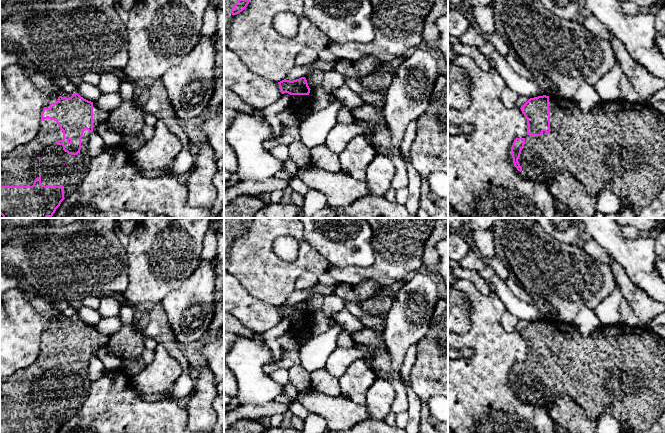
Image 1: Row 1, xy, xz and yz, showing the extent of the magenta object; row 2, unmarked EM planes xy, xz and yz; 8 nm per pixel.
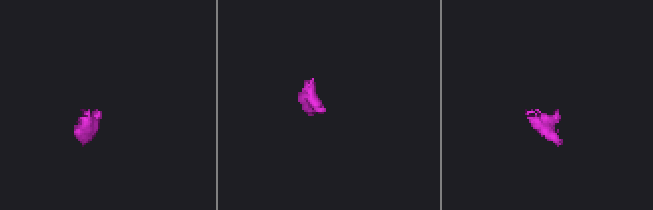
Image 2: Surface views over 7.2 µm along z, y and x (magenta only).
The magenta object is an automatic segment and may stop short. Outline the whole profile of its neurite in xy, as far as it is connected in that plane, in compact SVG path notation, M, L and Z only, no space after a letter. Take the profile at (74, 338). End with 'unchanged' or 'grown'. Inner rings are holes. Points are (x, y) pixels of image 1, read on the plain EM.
M76 316L69 322L59 320L44 331L37 360L0 381L0 433L57 433L86 401L91 386L88 372L90 358L97 356L97 350L107 343L108 337Z | grown

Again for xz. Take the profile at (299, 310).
M301 301L299 303L290 305L290 304L282 304L278 306L281 317L288 317L291 319L291 324L297 322L303 322L307 326L309 325L309 317L310 312L308 310L307 304L305 301Z | grown

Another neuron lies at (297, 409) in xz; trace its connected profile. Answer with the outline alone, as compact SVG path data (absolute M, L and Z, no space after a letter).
M294 401L288 407L293 416L300 418L302 421L310 415L309 410L299 402Z

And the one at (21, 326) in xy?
M10 289L0 297L0 381L37 360L46 321L60 315L57 309L49 313L38 312L29 304L22 289Z

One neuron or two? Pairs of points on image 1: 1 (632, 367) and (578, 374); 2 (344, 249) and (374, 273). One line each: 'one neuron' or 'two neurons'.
1: one neuron
2: two neurons

